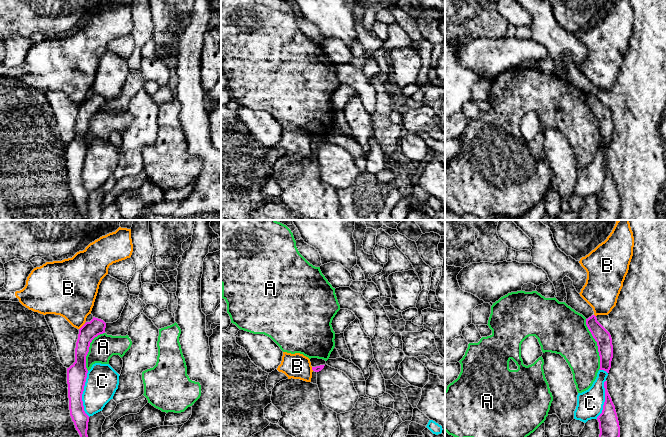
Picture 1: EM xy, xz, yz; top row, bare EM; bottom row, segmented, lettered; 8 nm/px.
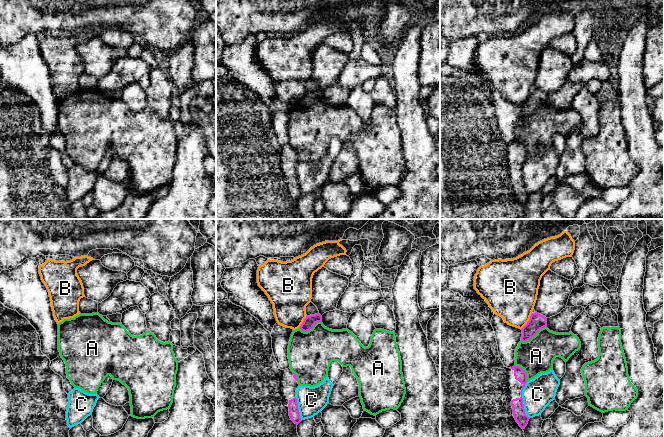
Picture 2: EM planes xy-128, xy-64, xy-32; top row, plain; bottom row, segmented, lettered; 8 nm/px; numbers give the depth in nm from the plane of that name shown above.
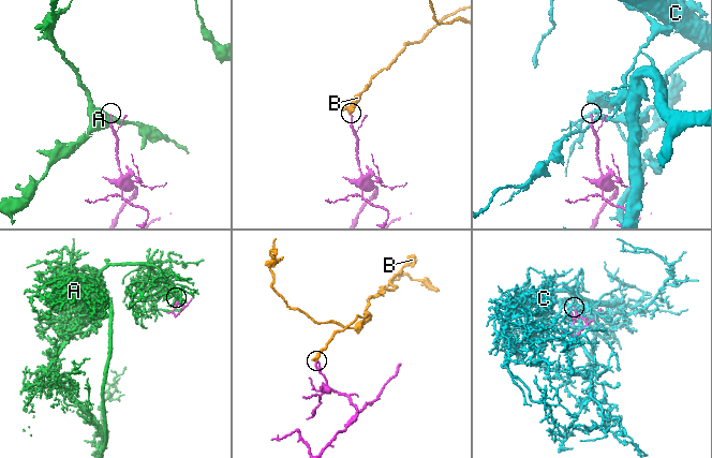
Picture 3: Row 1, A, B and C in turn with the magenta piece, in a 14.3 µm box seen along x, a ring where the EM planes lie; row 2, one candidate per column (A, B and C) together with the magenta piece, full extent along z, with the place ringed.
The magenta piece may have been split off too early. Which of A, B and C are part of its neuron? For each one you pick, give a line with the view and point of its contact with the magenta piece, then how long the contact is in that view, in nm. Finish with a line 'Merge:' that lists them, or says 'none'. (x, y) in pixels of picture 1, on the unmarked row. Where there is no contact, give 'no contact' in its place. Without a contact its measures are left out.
Merge: none

